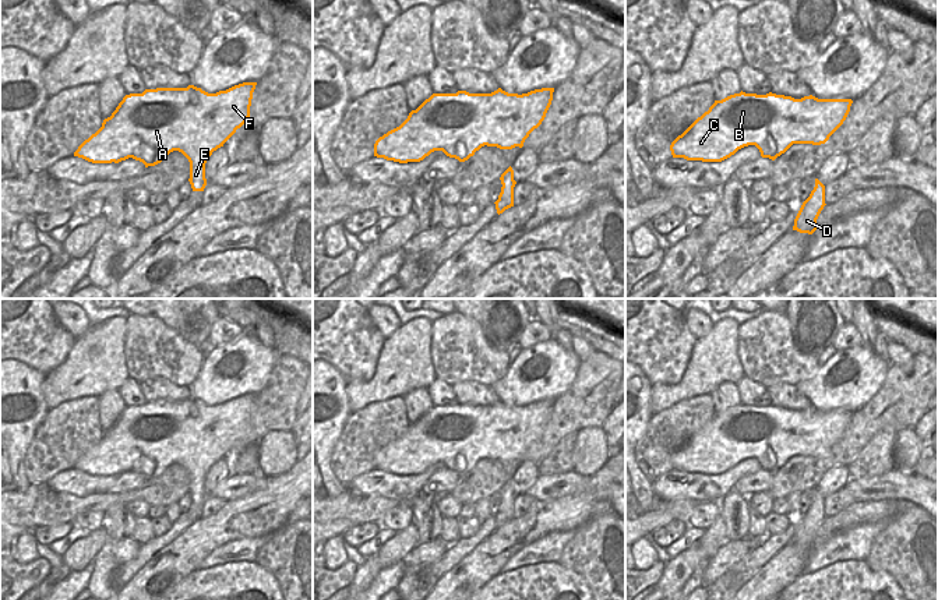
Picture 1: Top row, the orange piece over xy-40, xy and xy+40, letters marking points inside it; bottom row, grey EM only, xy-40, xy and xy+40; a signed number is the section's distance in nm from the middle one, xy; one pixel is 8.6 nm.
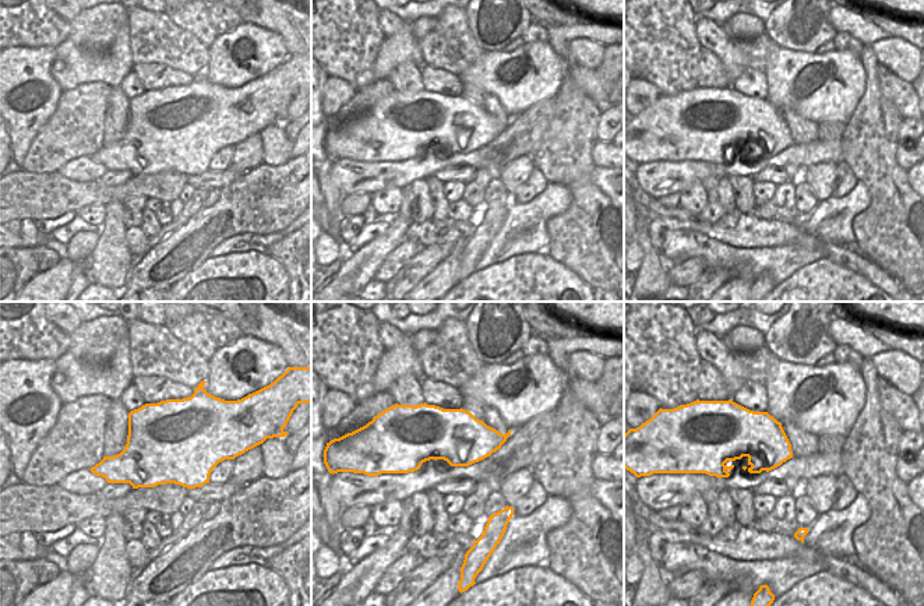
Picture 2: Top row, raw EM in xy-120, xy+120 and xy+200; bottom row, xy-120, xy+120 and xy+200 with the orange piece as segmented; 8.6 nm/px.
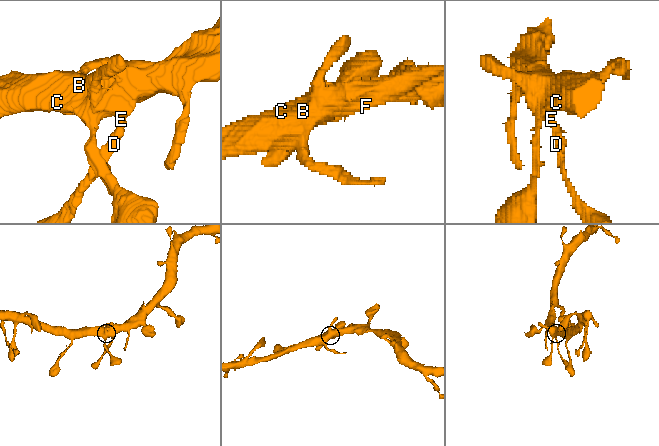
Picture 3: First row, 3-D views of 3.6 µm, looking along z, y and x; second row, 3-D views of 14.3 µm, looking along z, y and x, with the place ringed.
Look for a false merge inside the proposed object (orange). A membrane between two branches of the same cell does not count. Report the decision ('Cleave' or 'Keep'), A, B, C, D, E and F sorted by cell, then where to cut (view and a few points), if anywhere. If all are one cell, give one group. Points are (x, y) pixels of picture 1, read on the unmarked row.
Keep. Groups: A B C D E F. No split.

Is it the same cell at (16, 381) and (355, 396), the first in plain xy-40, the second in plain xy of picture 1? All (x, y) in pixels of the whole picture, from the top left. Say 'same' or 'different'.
different

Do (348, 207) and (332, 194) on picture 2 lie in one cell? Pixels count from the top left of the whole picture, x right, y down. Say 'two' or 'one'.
two

